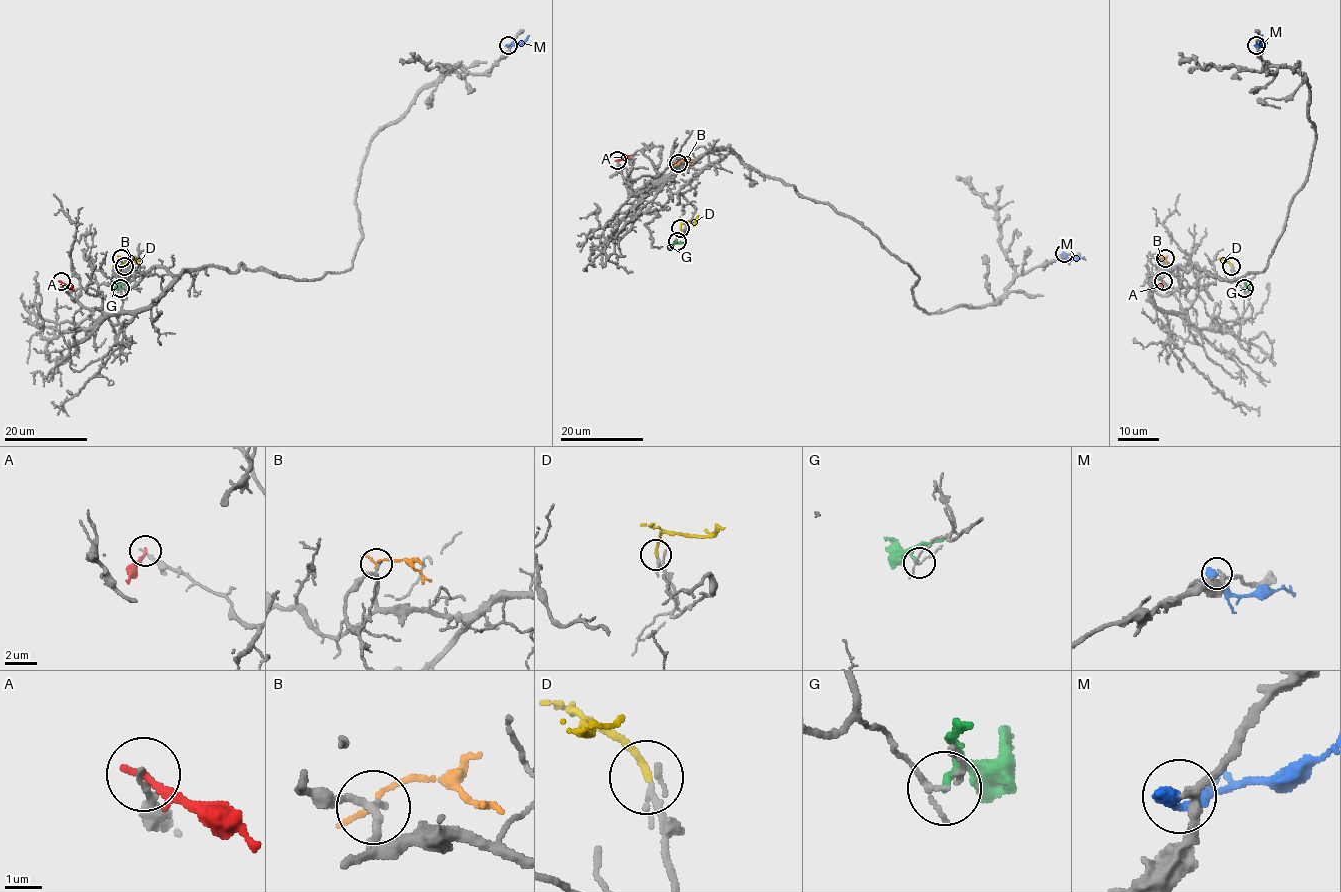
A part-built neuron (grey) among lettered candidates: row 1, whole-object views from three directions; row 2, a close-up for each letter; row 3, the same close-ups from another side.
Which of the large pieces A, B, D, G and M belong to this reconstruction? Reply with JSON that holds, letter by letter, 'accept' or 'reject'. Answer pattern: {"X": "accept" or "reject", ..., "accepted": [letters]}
{"A": "reject", "B": "reject", "D": "accept", "G": "reject", "M": "reject", "accepted": ["D"]}

